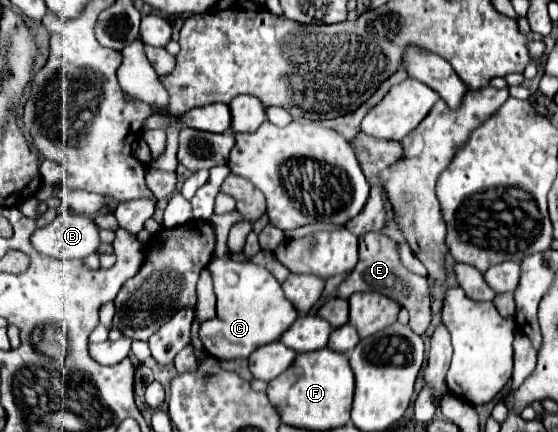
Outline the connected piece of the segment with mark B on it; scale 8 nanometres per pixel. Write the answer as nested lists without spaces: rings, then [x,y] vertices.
[[[60,211],[58,217],[30,237],[32,245],[42,253],[56,259],[84,259],[98,251],[100,229],[84,215]]]

